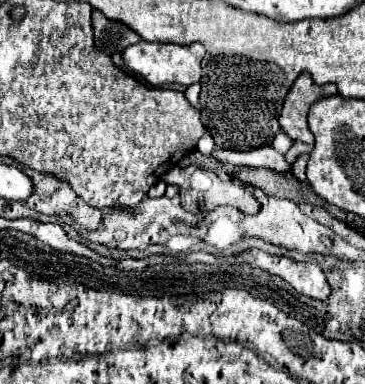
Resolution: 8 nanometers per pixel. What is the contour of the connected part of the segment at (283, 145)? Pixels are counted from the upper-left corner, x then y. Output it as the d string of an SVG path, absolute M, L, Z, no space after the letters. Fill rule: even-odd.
M279 131L277 137L273 139L273 147L275 147L281 155L287 155L287 151L293 147L293 141L291 141L283 131Z

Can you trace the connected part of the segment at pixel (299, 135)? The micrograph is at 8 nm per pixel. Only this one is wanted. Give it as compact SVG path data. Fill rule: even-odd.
M301 73L285 97L285 103L279 115L281 129L293 141L303 141L307 145L313 145L315 139L307 127L309 107L321 97L331 97L331 95L337 95L337 87L333 83L317 85L309 73Z

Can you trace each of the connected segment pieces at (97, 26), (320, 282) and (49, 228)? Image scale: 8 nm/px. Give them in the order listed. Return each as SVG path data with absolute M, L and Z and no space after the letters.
M93 11L93 33L95 33L95 45L99 51L105 51L107 55L123 53L125 47L139 41L139 37L125 27L123 23L105 19L99 11Z
M251 249L239 255L239 263L247 263L253 269L261 269L269 275L277 275L287 281L297 293L313 297L313 299L327 299L331 289L325 279L325 273L319 265L313 263L297 263L287 257L269 255L259 249Z
M17 219L15 221L15 229L39 239L41 243L45 243L51 249L73 253L73 255L83 255L83 257L87 257L91 261L97 261L101 265L113 265L111 259L105 259L105 257L97 255L95 251L87 249L85 245L81 245L79 241L69 239L67 233L63 231L63 227L57 225L57 223L37 223L33 219Z

